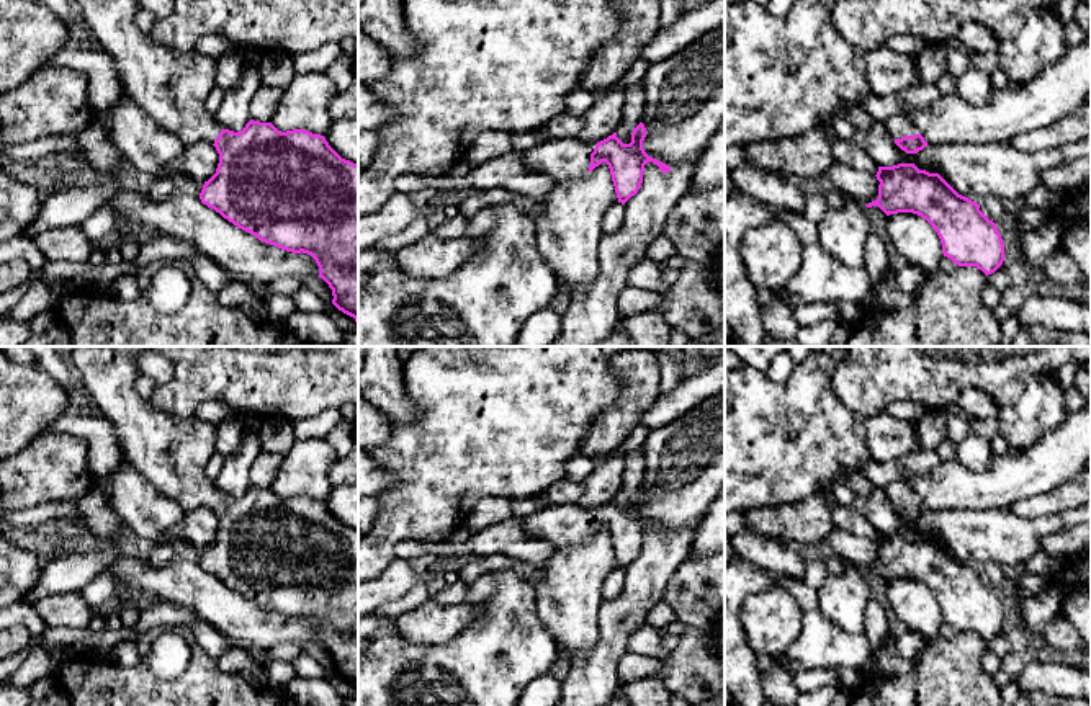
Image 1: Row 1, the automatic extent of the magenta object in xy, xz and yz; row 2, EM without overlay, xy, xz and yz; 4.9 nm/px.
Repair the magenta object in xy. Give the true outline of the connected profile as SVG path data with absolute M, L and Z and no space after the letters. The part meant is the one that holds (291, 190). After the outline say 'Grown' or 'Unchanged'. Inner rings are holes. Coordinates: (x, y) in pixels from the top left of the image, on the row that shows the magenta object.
M70 0L77 18L87 25L98 46L116 64L124 95L136 101L152 123L185 144L208 141L218 154L216 173L204 181L200 199L239 229L258 240L293 253L311 255L322 278L332 289L332 304L358 324L358 163L342 159L321 134L304 129L281 132L272 123L250 119L239 132L226 129L204 108L204 100L216 87L216 59L200 52L177 52L157 44L136 26L141 10L136 0Z. Grown

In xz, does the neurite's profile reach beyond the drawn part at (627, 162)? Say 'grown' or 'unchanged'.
grown

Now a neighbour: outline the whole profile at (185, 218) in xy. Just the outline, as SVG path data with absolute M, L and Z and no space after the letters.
M119 188L108 198L116 221L149 229L160 235L188 242L213 258L231 276L267 291L276 278L291 276L301 283L319 276L316 260L258 240L219 212L201 203L200 196L172 194L154 201L147 193Z

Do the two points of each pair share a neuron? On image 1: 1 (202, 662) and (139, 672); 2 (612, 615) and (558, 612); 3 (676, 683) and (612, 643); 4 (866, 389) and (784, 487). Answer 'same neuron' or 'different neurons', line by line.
1: same neuron
2: different neurons
3: different neurons
4: different neurons

